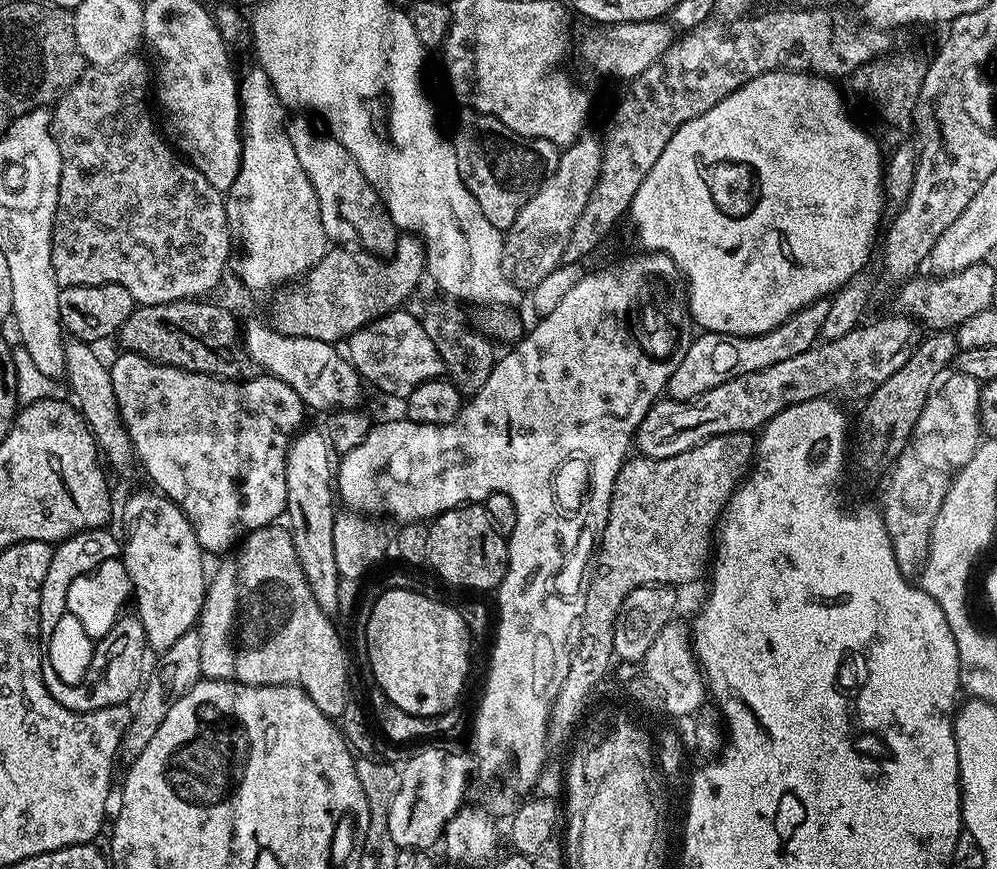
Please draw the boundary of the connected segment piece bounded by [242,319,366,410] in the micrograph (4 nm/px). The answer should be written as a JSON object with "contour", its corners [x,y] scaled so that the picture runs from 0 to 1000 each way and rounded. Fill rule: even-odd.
{"contour":[[[247,367],[243,373],[246,403],[261,426],[287,440],[287,444],[295,448],[310,471],[357,472],[362,468],[366,438],[338,397],[319,394],[319,389],[285,387],[266,369],[265,373],[261,368]]]}

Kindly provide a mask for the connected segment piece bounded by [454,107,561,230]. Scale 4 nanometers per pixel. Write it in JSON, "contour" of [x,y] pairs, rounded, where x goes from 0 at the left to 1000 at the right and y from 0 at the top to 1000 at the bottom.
{"contour":[[[470,123],[464,128],[455,155],[463,209],[467,219],[475,223],[483,246],[491,251],[496,262],[508,265],[516,255],[520,242],[524,242],[524,237],[528,237],[528,232],[540,223],[548,205],[556,200],[563,171],[552,162],[524,158],[512,150],[499,135],[477,129]]]}

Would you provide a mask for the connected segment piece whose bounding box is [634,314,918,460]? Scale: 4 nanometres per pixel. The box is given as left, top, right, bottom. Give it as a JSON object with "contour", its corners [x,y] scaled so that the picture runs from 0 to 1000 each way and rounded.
{"contour":[[[906,361],[898,362],[887,364],[876,373],[861,375],[853,380],[853,384],[845,384],[845,389],[840,391],[819,395],[796,412],[788,412],[788,417],[776,417],[776,421],[768,421],[768,426],[756,426],[747,433],[732,435],[732,440],[724,440],[724,444],[716,444],[716,449],[708,449],[708,453],[700,453],[691,460],[659,460],[652,467],[648,481],[642,483],[640,495],[636,499],[637,519],[654,529],[676,527],[676,522],[684,522],[717,502],[733,497],[757,498],[771,488],[784,472],[800,463],[835,458],[840,455],[838,451],[844,451],[851,460],[866,461],[877,449],[881,449],[881,444],[885,444],[885,440],[893,435],[893,430],[905,426],[905,421],[909,421],[909,417],[915,411],[915,404],[919,402],[920,374]]]}

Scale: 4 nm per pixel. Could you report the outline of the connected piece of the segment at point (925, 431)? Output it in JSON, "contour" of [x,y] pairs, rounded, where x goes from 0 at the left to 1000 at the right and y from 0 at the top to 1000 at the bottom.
{"contour":[[[966,428],[952,429],[927,464],[925,476],[916,493],[915,509],[919,522],[929,536],[948,543],[967,537],[982,514],[984,438]]]}

